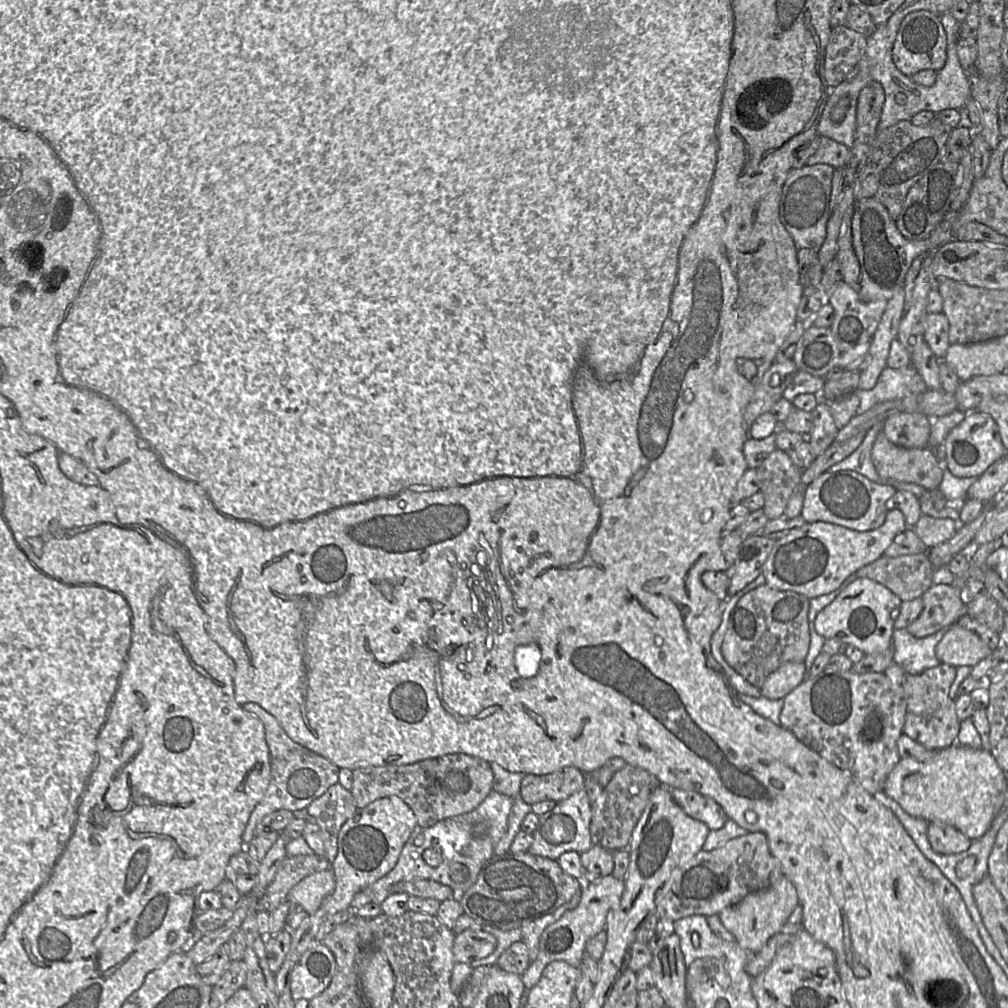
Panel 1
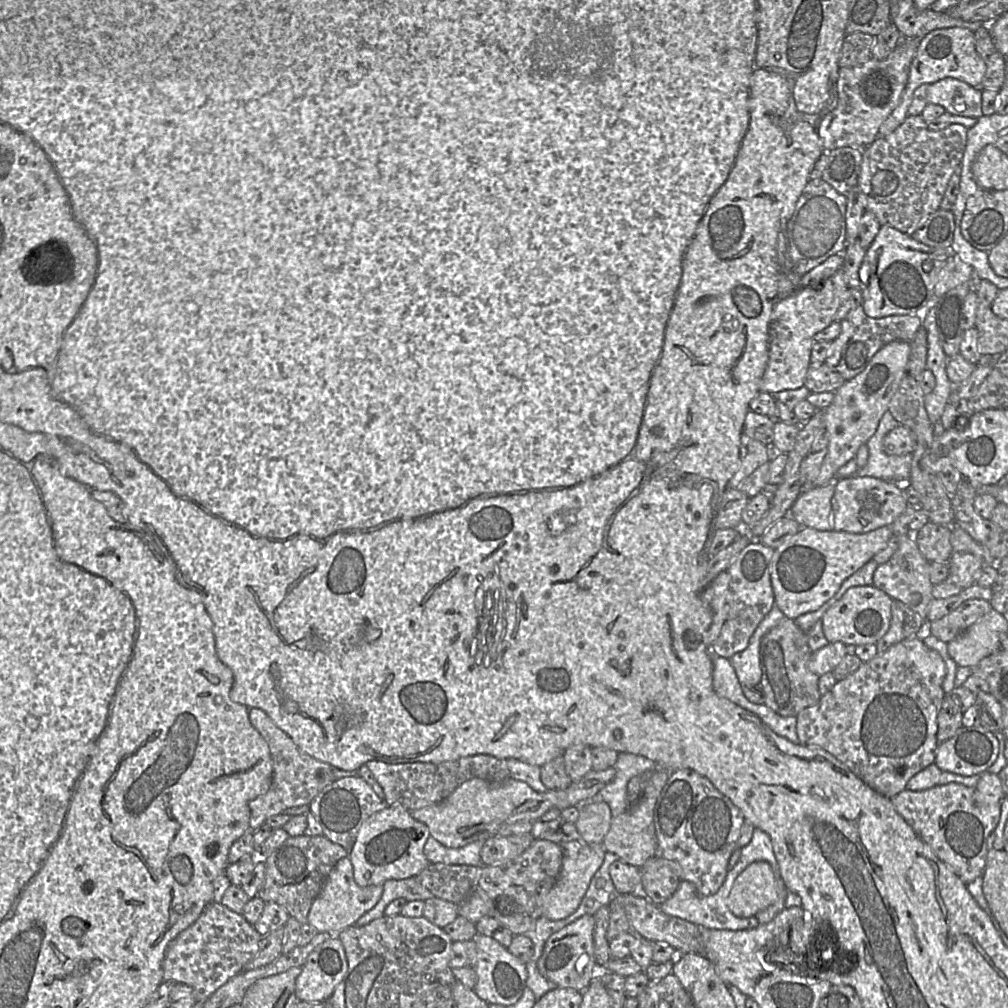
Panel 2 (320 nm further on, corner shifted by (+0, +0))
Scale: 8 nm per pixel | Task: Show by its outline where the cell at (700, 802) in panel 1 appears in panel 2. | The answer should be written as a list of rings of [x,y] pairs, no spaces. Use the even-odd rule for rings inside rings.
[[[689,769],[670,772],[654,810],[657,856],[677,862],[681,868],[681,879],[692,882],[700,895],[713,895],[725,881],[729,871],[729,859],[738,848],[737,842],[744,822],[740,809],[708,778]]]

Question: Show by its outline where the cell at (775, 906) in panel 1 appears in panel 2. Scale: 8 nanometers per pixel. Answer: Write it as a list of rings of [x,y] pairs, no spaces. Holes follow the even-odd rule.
[[[755,861],[736,878],[728,897],[728,907],[740,918],[749,918],[774,904],[786,887],[767,861]]]

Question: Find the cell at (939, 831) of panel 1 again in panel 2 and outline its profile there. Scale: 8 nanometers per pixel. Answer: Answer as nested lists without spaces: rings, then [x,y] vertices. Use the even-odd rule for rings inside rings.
[[[948,783],[922,791],[904,789],[891,798],[906,823],[966,885],[983,874],[1001,812],[1000,804],[976,805],[973,793],[973,787]]]

